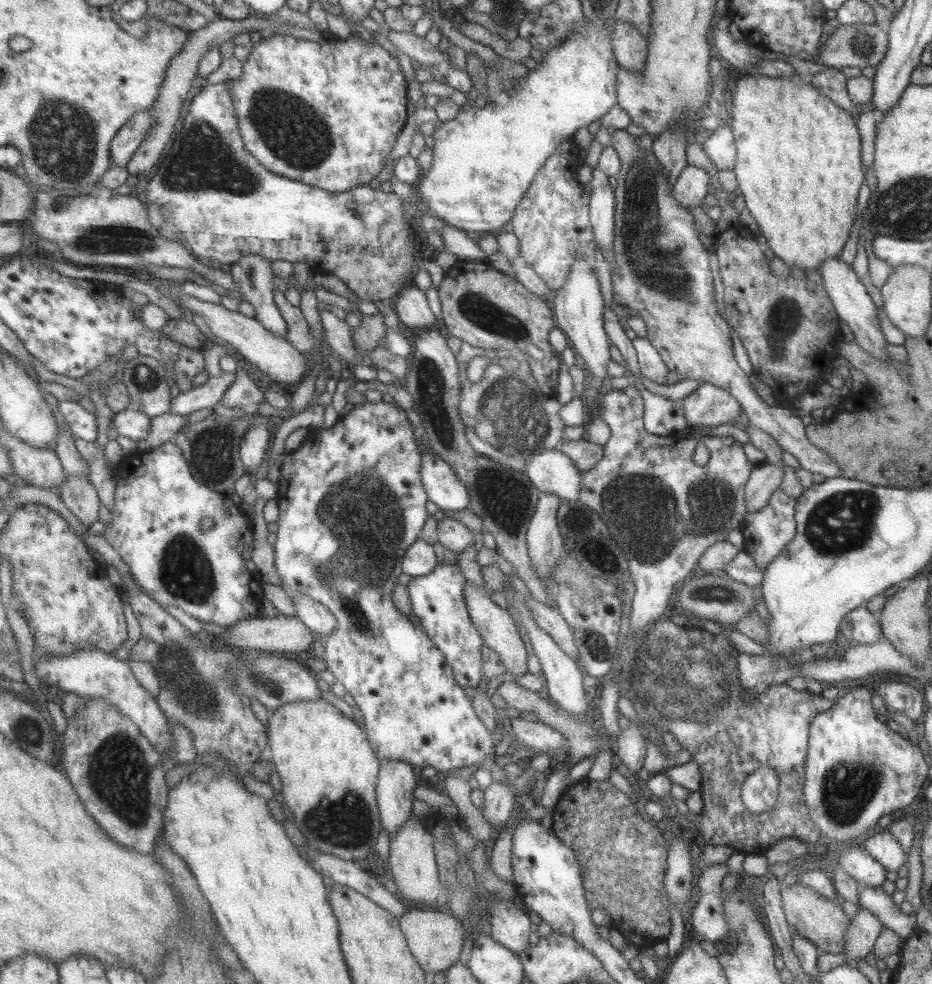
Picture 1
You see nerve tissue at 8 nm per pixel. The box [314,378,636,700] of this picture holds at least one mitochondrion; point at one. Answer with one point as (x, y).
(498, 489)

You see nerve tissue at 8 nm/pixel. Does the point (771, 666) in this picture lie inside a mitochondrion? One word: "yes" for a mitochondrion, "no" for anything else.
no

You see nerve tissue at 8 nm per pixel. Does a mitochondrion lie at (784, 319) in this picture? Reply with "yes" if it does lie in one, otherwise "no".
yes

